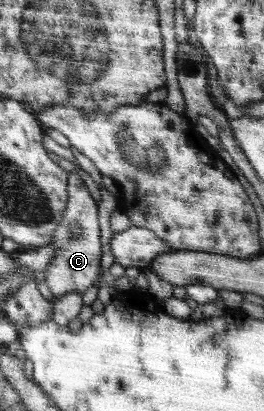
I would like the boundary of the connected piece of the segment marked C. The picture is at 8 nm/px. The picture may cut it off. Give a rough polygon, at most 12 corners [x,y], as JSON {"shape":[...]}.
{"shape":[[68,173],[43,272],[56,299],[103,280],[98,203]]}

